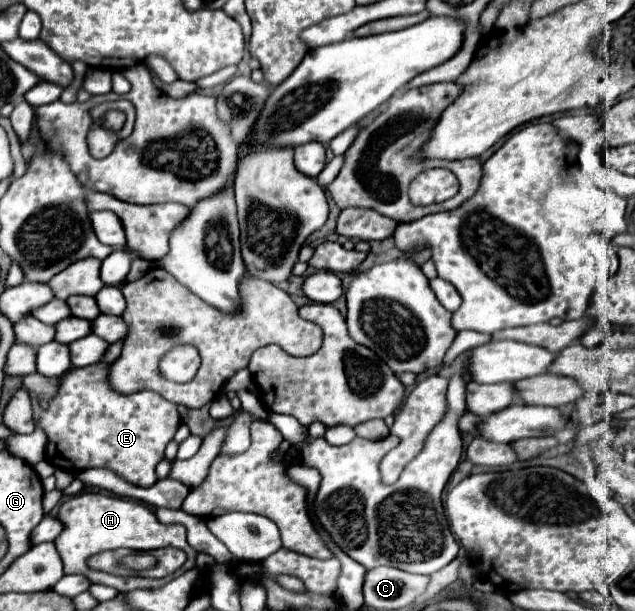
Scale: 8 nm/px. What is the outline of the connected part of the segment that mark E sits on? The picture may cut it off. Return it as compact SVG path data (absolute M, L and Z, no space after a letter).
M96 363L92 367L84 369L72 369L62 379L58 395L52 399L50 407L44 411L38 407L38 401L32 397L34 405L34 419L40 421L42 429L48 435L48 445L46 445L46 461L52 461L60 469L70 469L70 471L84 471L90 467L104 467L112 469L116 475L126 479L132 485L138 487L150 487L158 481L154 469L158 461L164 457L166 445L172 441L176 429L180 427L180 413L174 403L166 401L160 397L156 391L138 391L132 395L120 395L110 389L106 381L108 365Z

